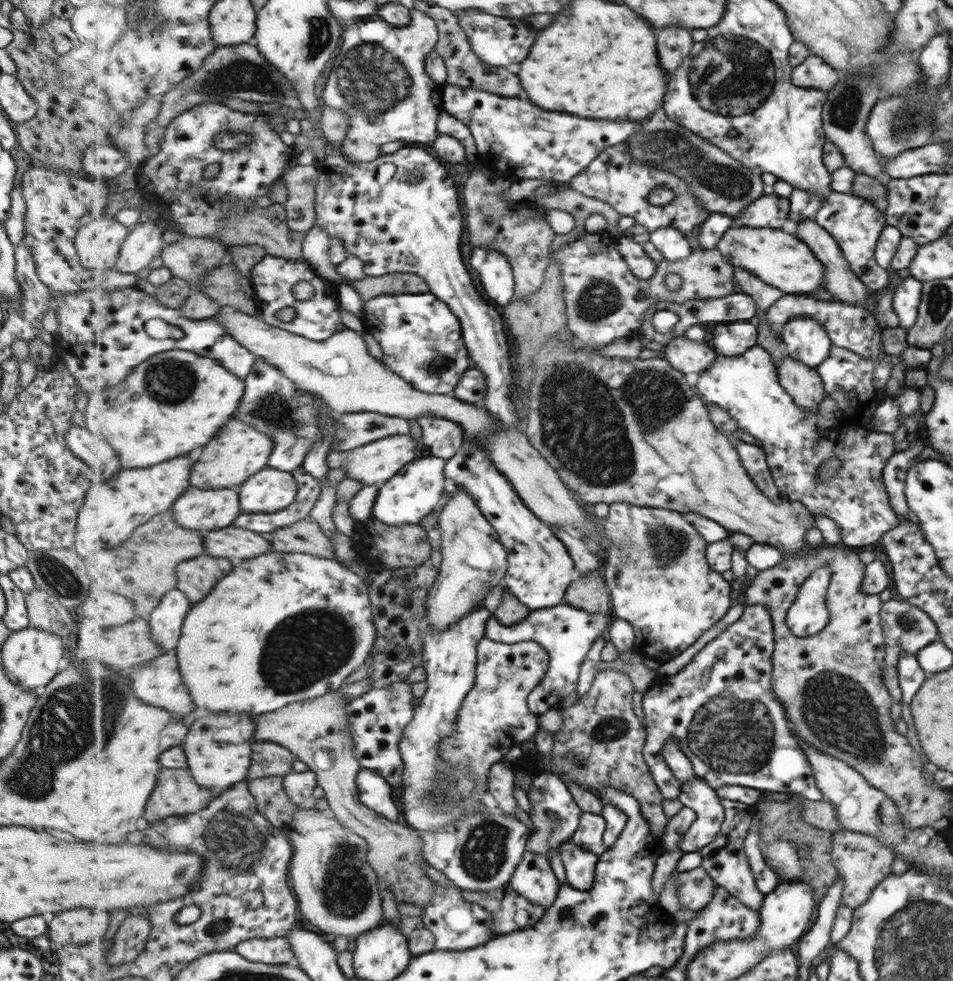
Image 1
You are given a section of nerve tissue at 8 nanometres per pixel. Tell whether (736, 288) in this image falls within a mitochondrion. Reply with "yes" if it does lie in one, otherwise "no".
no

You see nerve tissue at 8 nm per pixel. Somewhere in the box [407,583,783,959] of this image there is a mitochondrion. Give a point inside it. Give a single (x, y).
(729, 734)

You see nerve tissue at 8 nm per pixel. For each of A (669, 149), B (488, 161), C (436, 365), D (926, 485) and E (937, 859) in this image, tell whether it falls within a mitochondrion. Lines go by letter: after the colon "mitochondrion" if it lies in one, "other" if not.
A: mitochondrion
B: other
C: mitochondrion
D: other
E: other

